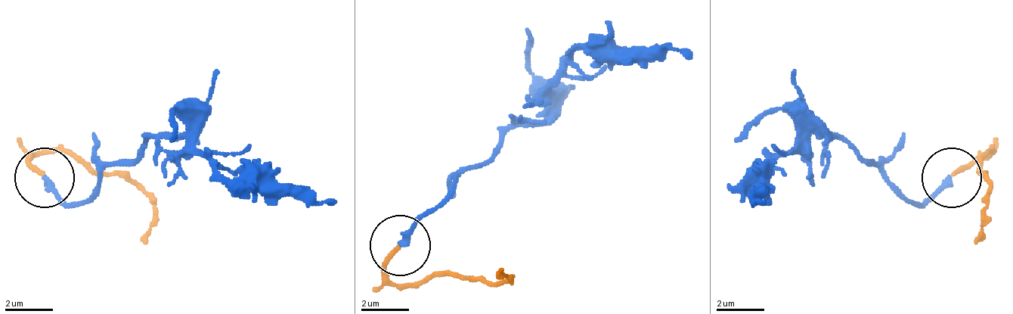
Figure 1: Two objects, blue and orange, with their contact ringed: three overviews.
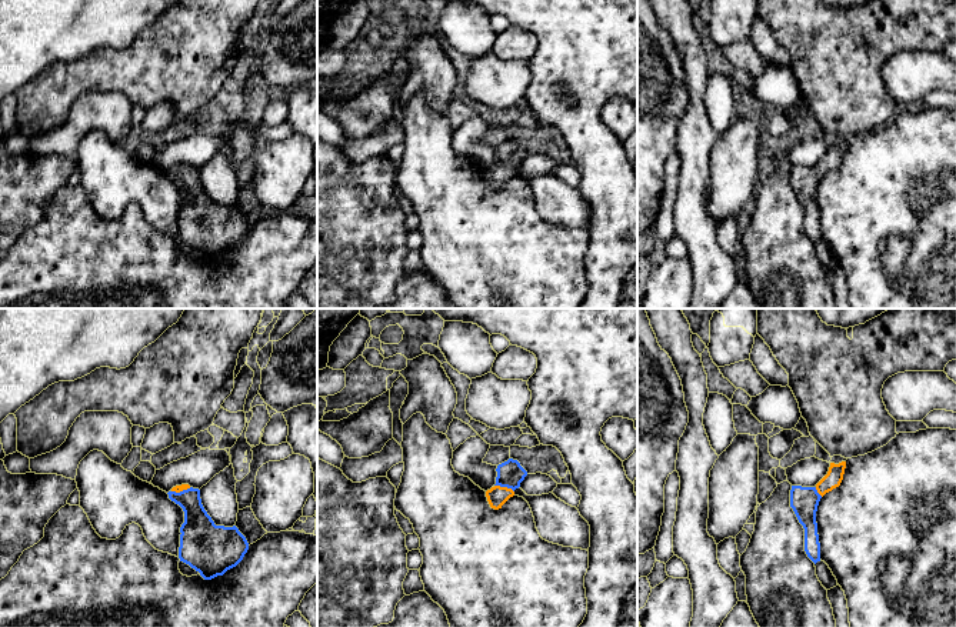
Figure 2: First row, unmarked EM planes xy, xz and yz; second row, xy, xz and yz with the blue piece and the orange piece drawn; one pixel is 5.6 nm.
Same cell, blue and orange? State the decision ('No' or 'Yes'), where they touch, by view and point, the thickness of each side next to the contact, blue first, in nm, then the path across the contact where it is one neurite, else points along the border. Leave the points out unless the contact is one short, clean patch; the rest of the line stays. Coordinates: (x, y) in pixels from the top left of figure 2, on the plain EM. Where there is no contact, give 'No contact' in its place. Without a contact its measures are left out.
Yes. Touches blue at xz (505, 166). Thickness 150 nm (blue) against 110 nm. Path across: xz (510, 153), (505, 166), (496, 176)

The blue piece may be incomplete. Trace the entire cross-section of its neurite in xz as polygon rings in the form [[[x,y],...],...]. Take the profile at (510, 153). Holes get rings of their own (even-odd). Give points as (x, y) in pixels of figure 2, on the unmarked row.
[[[513,139],[499,144],[496,151],[496,164],[486,171],[486,177],[490,187],[499,190],[510,177],[514,176],[514,170],[520,167],[527,151]]]

